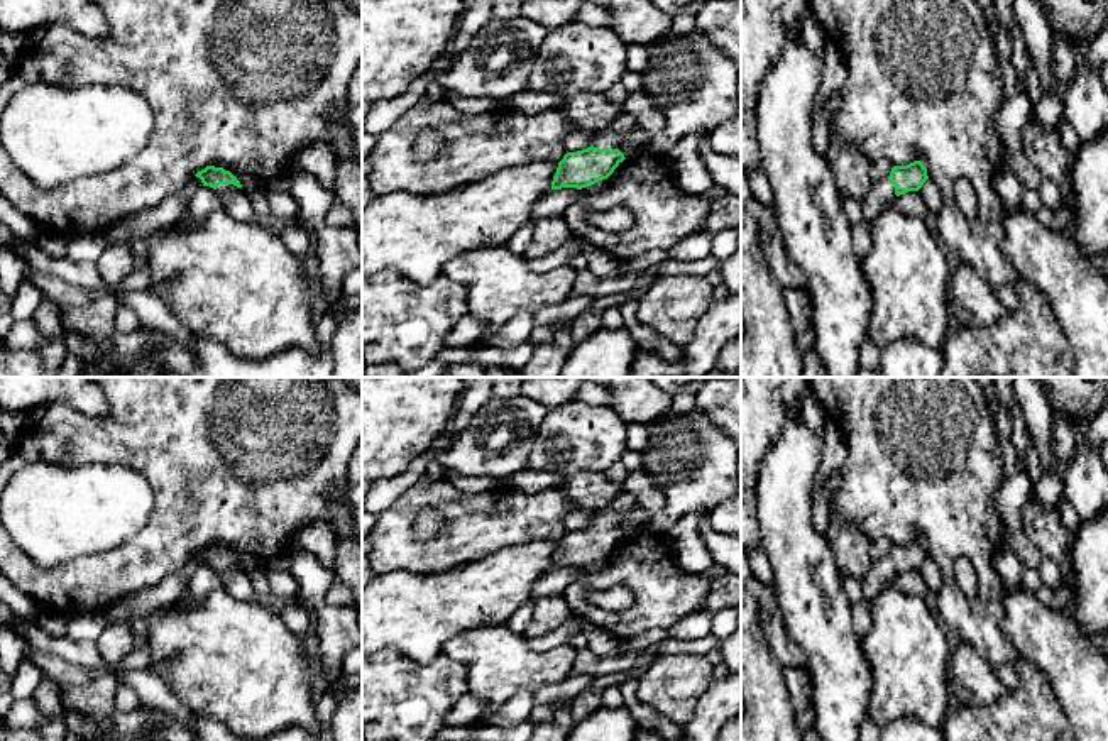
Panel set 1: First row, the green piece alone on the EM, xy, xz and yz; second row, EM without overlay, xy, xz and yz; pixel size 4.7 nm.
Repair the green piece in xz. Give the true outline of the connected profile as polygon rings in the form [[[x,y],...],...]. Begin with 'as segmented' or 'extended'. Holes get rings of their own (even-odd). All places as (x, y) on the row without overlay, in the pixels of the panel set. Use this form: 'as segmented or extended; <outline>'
extended; [[[619,492],[606,508],[597,509],[590,526],[563,535],[553,555],[551,568],[582,568],[607,558],[626,538],[617,528],[624,513],[636,506],[638,501],[631,492]]]

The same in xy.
extended; [[[206,545],[195,553],[201,558],[203,565],[210,565],[220,577],[220,585],[233,597],[245,602],[254,602],[254,585],[249,572],[242,567],[240,560],[223,546]]]

